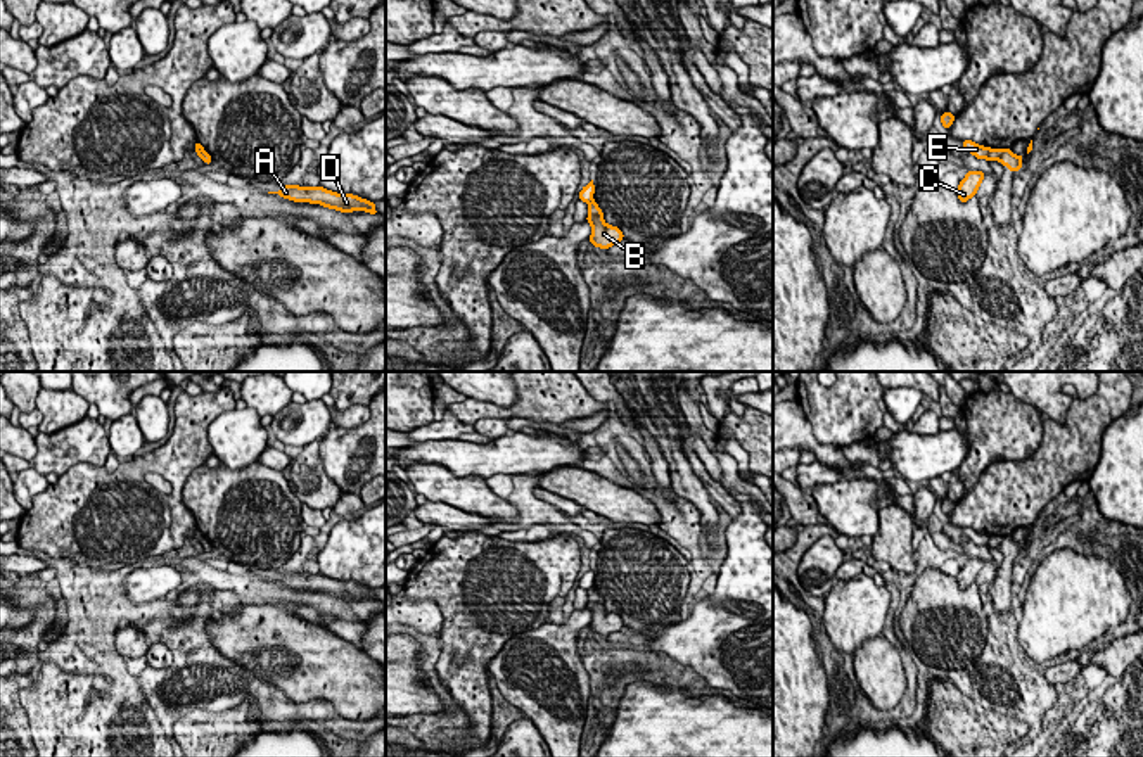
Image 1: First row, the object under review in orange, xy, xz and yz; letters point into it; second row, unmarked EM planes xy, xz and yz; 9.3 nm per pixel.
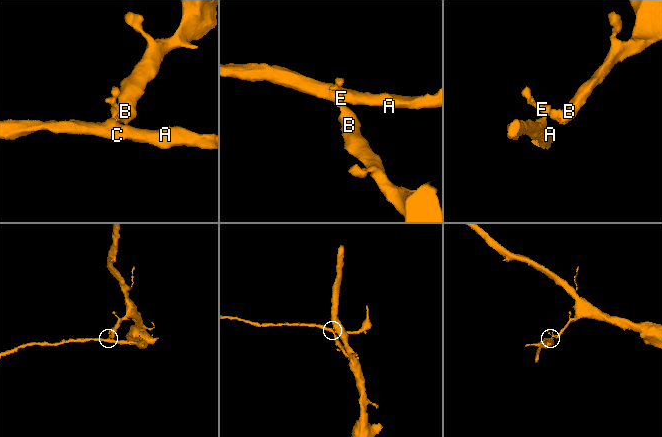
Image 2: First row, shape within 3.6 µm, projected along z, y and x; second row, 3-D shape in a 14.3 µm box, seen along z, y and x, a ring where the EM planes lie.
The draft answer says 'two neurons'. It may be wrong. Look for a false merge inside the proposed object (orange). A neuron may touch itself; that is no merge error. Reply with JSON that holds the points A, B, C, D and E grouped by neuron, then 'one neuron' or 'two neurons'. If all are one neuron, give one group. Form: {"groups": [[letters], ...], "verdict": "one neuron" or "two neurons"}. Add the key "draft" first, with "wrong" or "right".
{"draft": "right", "groups": [["A", "C", "D", "E"], ["B"]], "verdict": "two neurons"}

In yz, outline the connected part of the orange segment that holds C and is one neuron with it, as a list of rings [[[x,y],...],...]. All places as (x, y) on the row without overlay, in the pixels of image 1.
[[[968,558],[967,563],[960,569],[956,581],[960,589],[967,589],[970,584],[977,581],[979,572],[984,567],[982,558]]]

